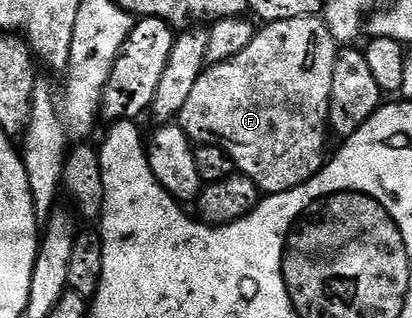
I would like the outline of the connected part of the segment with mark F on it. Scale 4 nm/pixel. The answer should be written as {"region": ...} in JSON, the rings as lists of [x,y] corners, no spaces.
{"region":[[[321,16],[279,20],[278,22],[270,22],[262,25],[254,33],[251,44],[247,44],[247,48],[243,48],[243,52],[239,52],[239,56],[235,56],[226,62],[218,62],[210,65],[201,73],[199,80],[195,80],[195,89],[192,90],[190,98],[187,99],[187,104],[183,104],[183,112],[179,115],[181,131],[191,140],[212,140],[216,145],[223,147],[231,156],[234,167],[240,173],[247,175],[261,189],[262,195],[287,192],[291,188],[303,185],[307,179],[315,177],[327,161],[325,141],[331,138],[329,102],[331,100],[331,76],[333,75],[335,43],[332,38],[323,36],[325,33],[325,20]]]}

